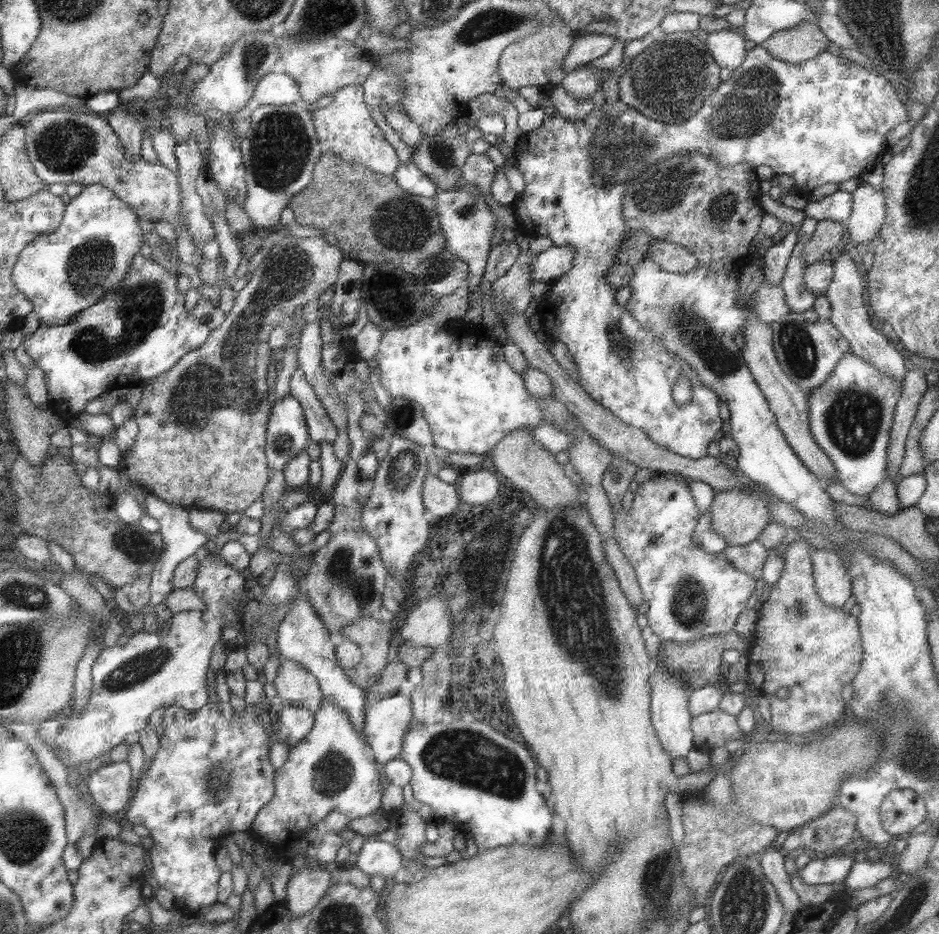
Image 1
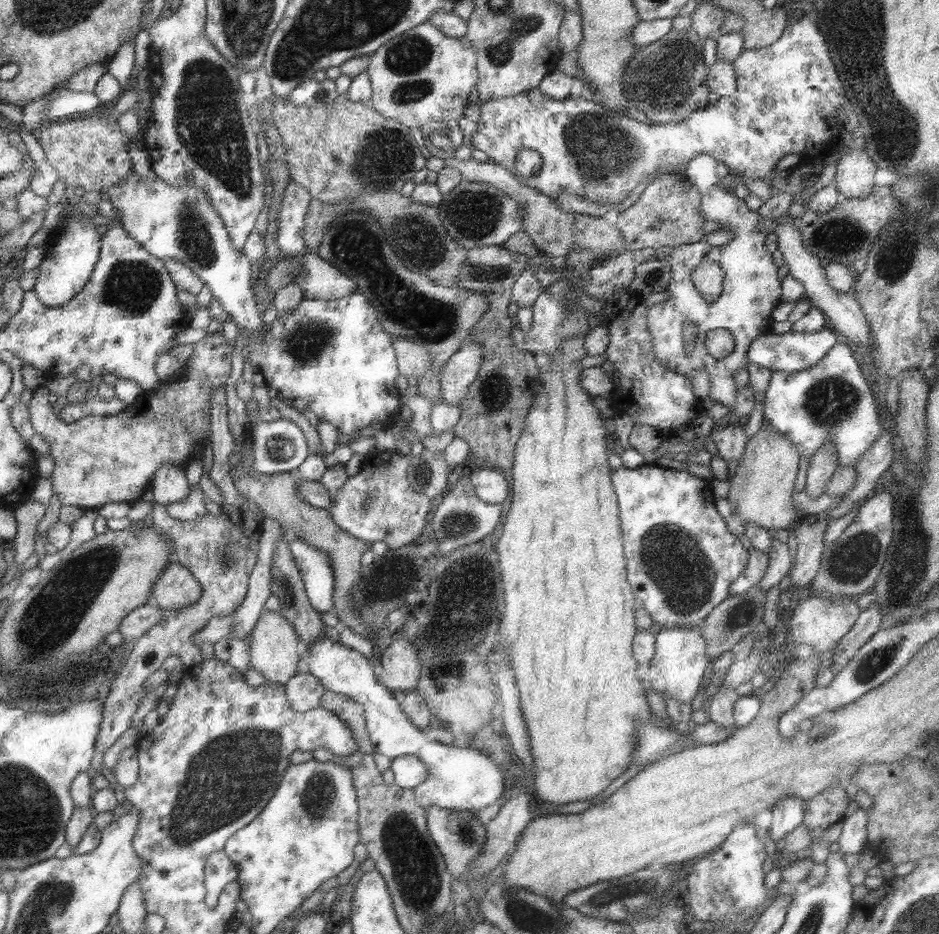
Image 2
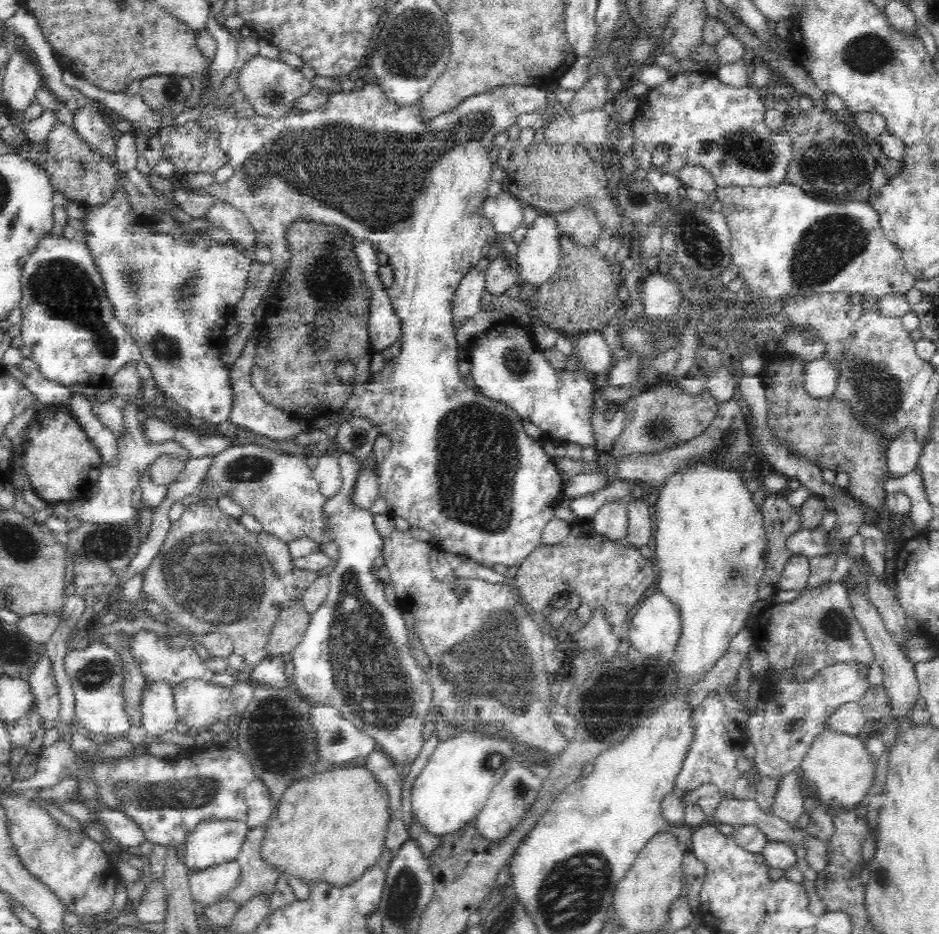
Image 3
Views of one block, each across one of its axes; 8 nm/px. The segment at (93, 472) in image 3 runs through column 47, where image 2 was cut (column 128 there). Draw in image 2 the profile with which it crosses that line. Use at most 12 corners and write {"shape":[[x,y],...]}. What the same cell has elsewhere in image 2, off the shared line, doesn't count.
{"shape":[[213,334],[181,380],[109,418],[29,400],[61,508],[141,500],[209,434],[231,372]]}

